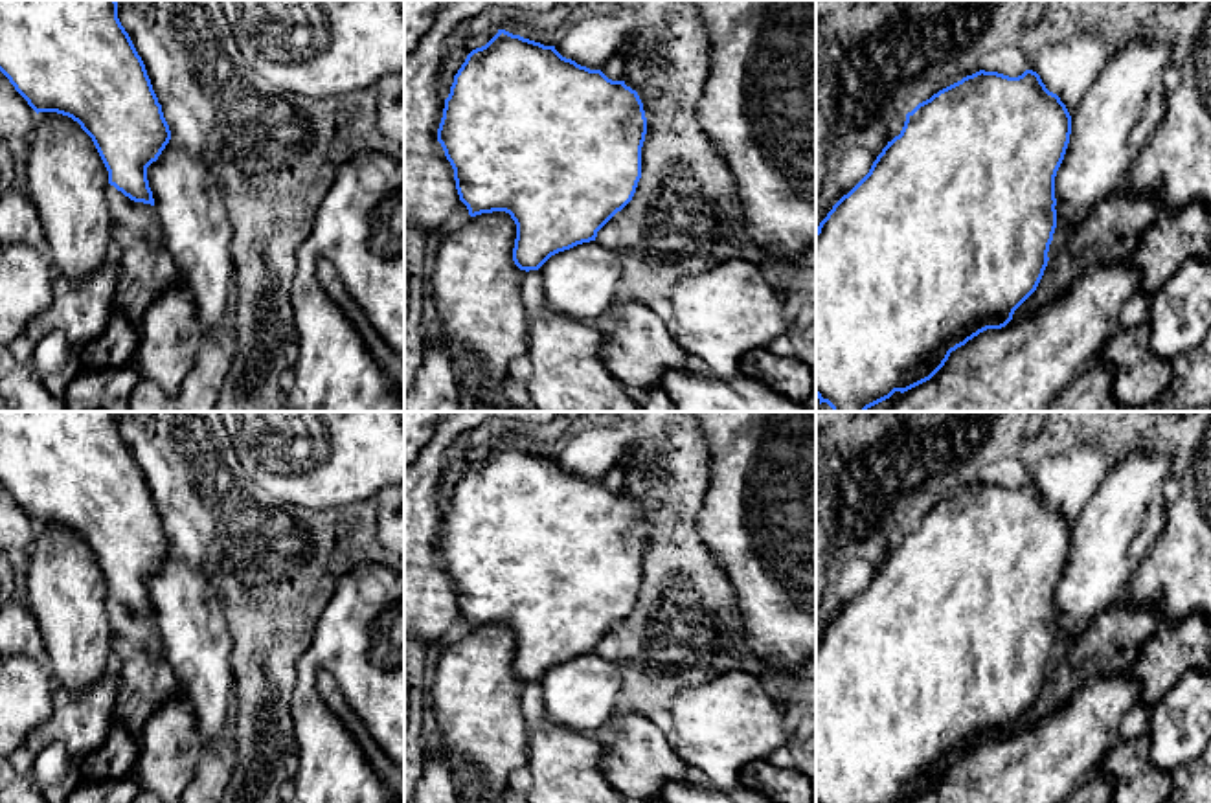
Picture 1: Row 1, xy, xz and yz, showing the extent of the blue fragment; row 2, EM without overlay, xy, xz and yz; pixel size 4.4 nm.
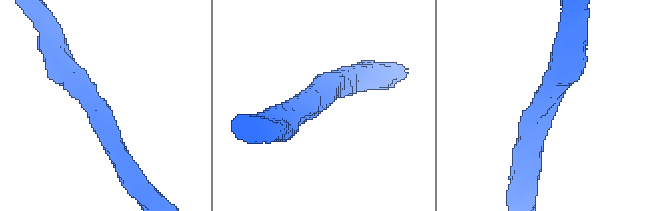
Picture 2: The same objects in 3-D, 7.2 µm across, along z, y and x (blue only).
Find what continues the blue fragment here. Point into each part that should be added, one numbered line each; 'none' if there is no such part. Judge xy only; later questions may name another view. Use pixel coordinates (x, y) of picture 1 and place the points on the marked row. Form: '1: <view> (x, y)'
none

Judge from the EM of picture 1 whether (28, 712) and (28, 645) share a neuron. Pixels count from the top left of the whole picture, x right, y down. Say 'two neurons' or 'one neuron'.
one neuron

